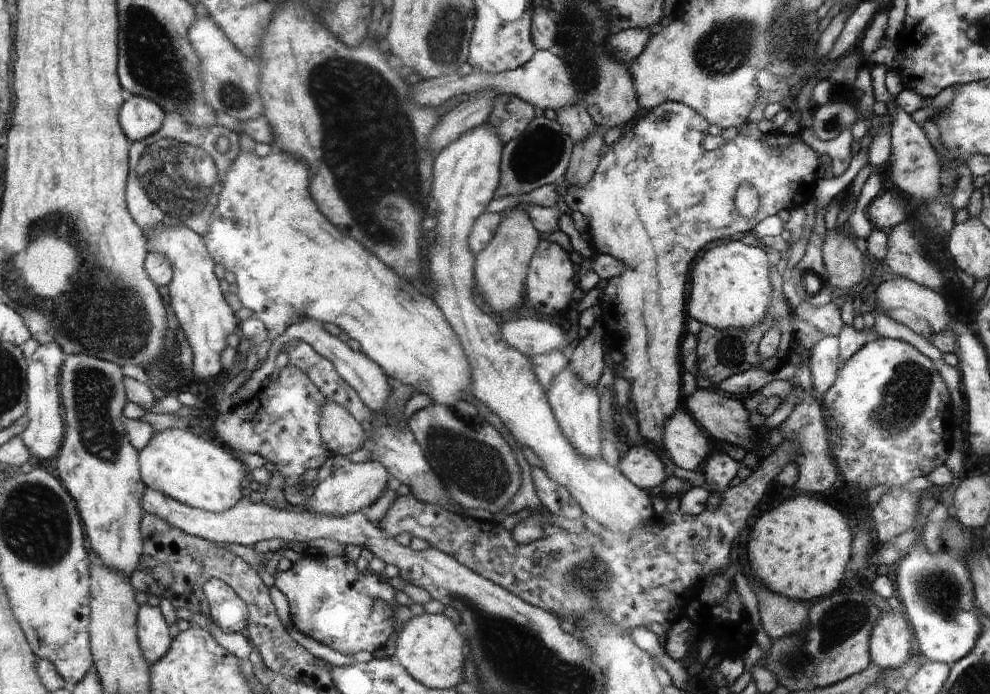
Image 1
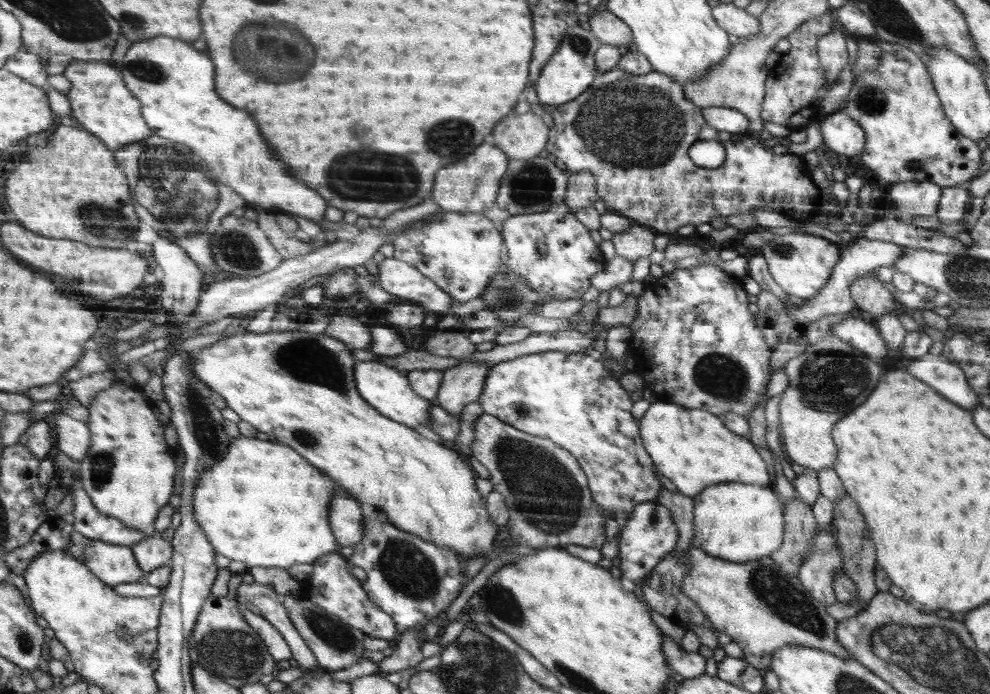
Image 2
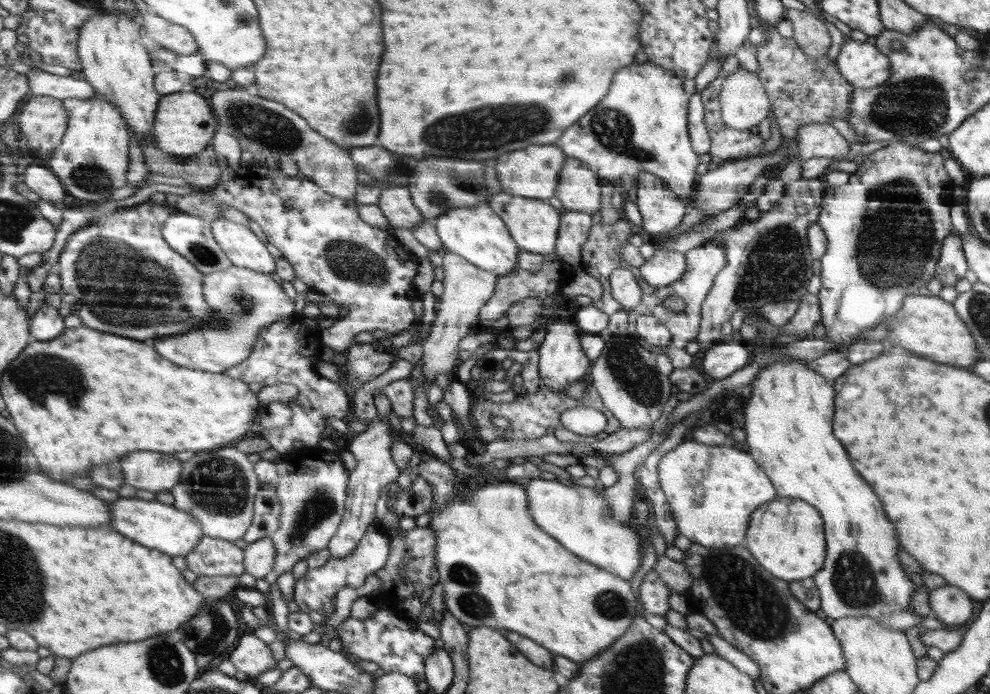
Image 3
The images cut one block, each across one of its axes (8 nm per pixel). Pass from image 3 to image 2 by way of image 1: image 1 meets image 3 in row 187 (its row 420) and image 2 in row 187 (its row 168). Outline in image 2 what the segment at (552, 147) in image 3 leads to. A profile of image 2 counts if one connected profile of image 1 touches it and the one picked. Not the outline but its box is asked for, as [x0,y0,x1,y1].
[432,141,510,213]

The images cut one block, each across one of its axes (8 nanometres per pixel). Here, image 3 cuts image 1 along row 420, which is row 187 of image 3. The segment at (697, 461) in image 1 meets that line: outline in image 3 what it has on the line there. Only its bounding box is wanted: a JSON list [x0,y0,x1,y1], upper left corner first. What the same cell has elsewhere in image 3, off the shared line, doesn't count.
[555,63,698,204]

